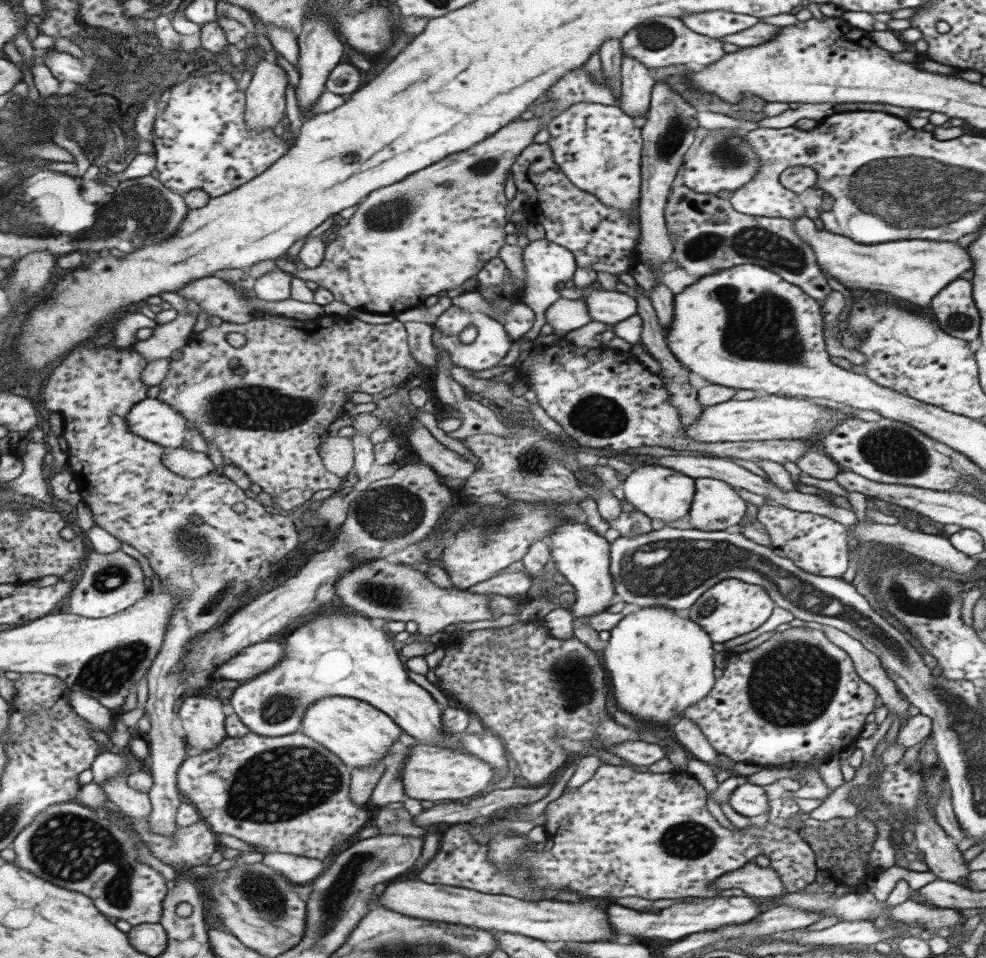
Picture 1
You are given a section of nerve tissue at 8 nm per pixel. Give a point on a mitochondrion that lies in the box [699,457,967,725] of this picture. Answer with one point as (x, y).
(938, 602)

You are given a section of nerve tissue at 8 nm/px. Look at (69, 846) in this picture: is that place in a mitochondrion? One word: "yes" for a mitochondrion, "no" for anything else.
yes

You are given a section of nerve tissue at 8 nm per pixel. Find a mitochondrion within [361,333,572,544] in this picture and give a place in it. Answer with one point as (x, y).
(532, 460)

